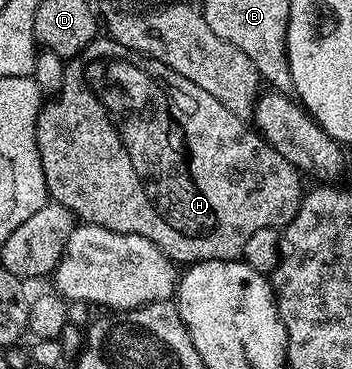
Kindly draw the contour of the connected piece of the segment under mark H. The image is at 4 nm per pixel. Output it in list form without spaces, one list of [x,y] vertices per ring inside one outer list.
[[[98,38],[91,41],[78,56],[72,57],[72,59],[66,63],[61,89],[52,98],[46,99],[44,103],[42,103],[41,113],[37,119],[37,145],[39,146],[39,156],[43,162],[43,174],[47,182],[47,190],[49,191],[50,197],[52,197],[56,203],[62,204],[67,210],[71,210],[78,221],[94,224],[95,226],[103,226],[107,230],[115,230],[119,234],[139,234],[143,238],[155,242],[155,246],[159,246],[159,250],[163,250],[169,255],[170,260],[181,266],[198,264],[204,260],[238,259],[238,257],[244,253],[245,247],[247,246],[247,238],[251,238],[251,234],[255,234],[255,230],[263,230],[264,228],[284,229],[285,225],[293,221],[301,205],[303,195],[303,187],[301,188],[301,180],[303,181],[302,173],[298,172],[291,162],[287,162],[287,158],[283,158],[283,154],[275,151],[274,148],[262,138],[260,132],[250,127],[246,121],[240,120],[235,114],[231,114],[231,110],[227,110],[227,106],[223,106],[223,102],[219,102],[219,98],[211,98],[211,94],[207,94],[207,90],[199,90],[199,86],[195,86],[195,82],[187,82],[187,78],[183,78],[183,74],[175,74],[175,70],[171,70],[163,62],[155,62],[143,54],[132,52],[130,48],[127,46],[119,46],[119,42],[115,42],[111,38]]]

